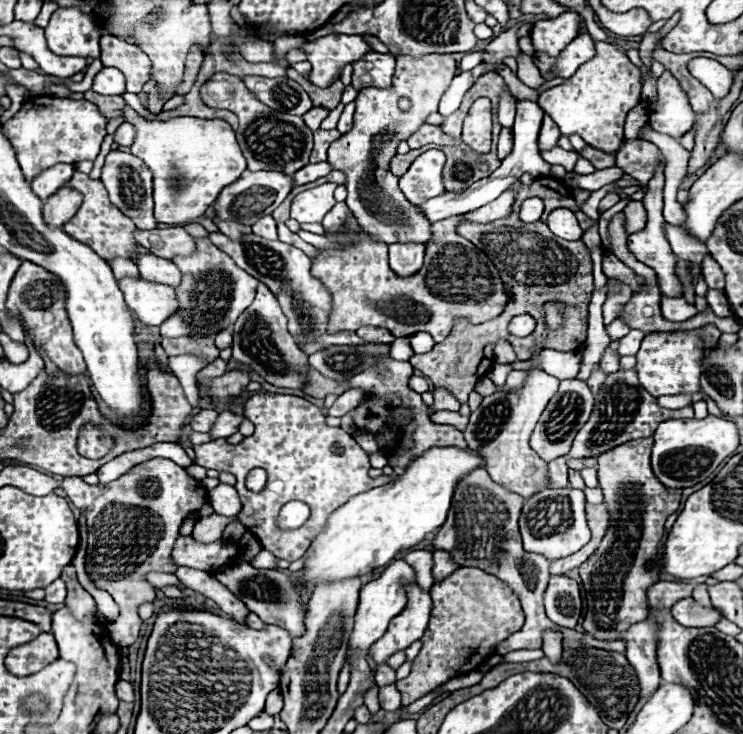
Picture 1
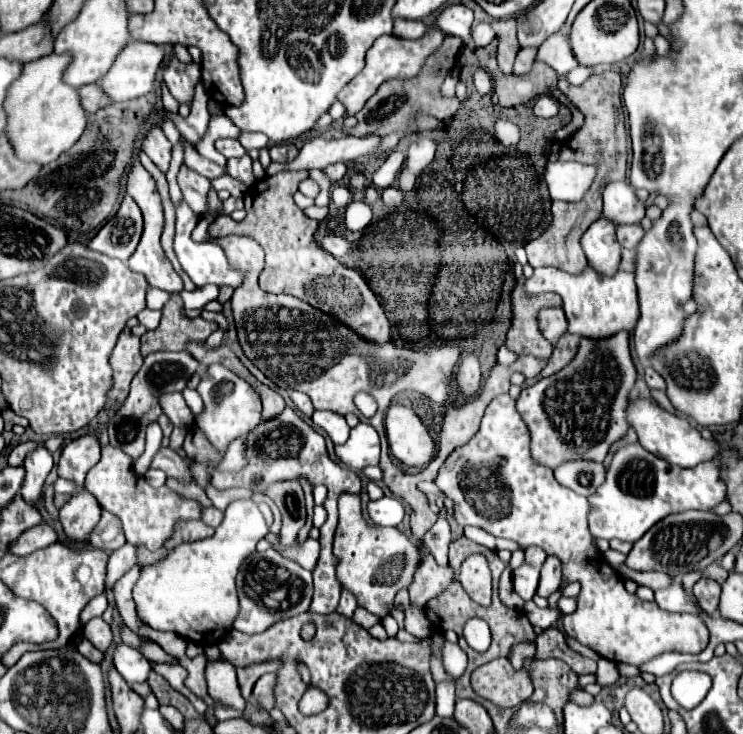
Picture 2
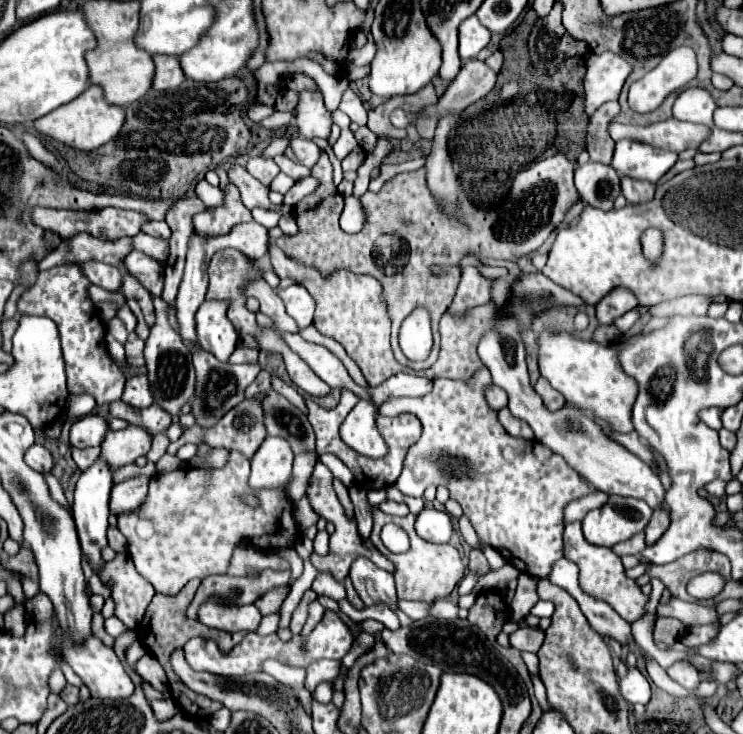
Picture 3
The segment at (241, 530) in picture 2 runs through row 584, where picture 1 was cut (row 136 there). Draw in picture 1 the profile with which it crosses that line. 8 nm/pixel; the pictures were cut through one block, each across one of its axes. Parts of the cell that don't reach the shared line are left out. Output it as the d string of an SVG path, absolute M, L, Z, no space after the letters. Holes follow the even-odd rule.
M136 116L130 122L136 128L132 154L142 158L154 174L154 216L160 224L184 226L194 222L208 210L220 190L238 180L246 170L236 134L224 120L190 116L150 122Z

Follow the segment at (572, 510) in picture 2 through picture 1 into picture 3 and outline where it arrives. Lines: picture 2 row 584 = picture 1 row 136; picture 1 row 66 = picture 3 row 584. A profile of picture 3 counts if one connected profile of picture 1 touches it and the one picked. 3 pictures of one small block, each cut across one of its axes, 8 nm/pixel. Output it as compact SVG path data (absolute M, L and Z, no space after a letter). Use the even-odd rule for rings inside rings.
M580 522L566 524L564 530L564 558L572 560L580 568L580 586L586 590L590 596L598 596L598 600L606 600L626 622L636 622L640 620L648 610L648 596L640 590L640 586L626 576L626 570L620 562L620 558L610 550L610 548L600 548L594 544L588 544L580 530Z

